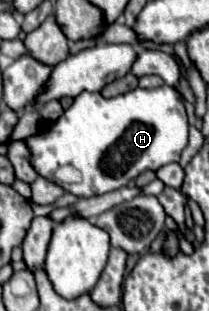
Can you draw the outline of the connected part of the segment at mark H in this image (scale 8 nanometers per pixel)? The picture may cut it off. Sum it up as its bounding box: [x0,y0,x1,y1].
[24,86,188,198]

